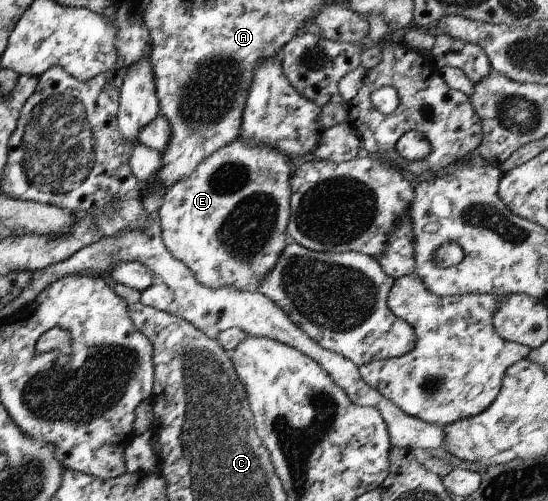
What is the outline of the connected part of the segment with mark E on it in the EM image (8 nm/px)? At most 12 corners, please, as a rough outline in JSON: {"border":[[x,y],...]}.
{"border":[[239,137],[162,195],[167,251],[255,292],[288,243],[294,163]]}

